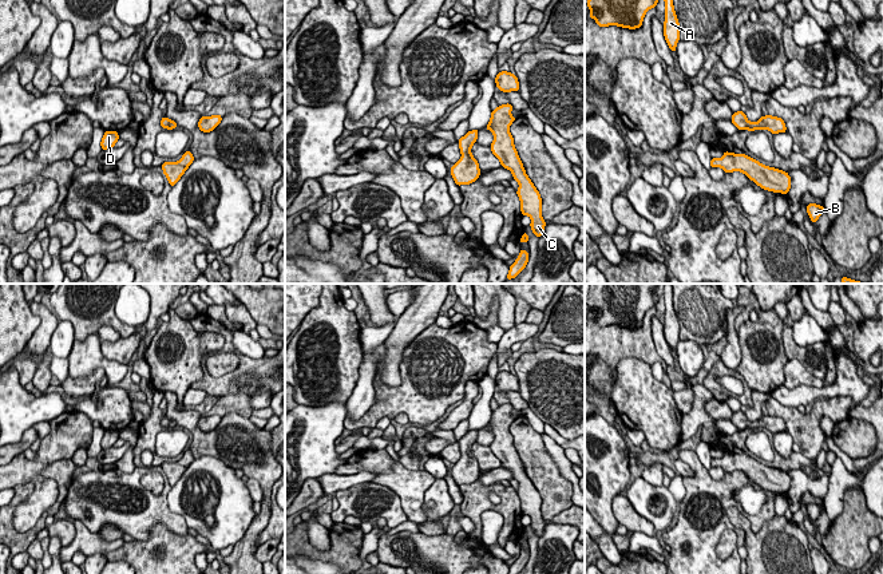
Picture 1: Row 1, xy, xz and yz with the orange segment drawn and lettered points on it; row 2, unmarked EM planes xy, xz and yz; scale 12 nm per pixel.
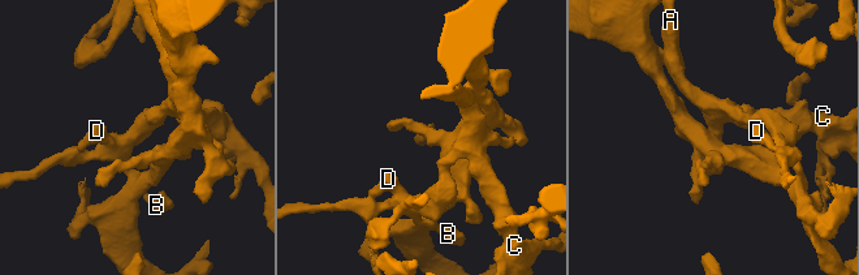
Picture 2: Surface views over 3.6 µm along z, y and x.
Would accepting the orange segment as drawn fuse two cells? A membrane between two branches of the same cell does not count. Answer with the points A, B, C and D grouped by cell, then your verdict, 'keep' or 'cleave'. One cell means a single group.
groups A B C D; keep

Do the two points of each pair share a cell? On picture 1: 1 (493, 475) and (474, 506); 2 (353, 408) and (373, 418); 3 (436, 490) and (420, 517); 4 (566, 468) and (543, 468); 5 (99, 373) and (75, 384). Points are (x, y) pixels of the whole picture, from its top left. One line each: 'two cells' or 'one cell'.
1: two cells
2: two cells
3: two cells
4: two cells
5: one cell

